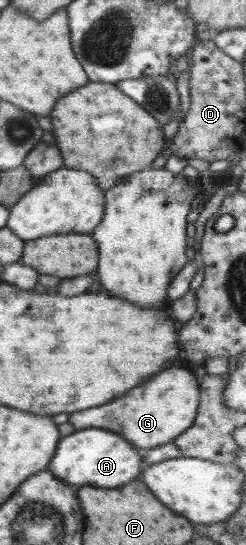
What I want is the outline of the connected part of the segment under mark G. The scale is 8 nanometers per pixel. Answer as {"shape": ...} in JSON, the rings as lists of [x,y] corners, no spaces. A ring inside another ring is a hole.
{"shape":[[[171,367],[155,377],[151,377],[143,387],[135,387],[127,395],[103,405],[91,407],[87,411],[73,413],[69,423],[77,429],[96,427],[121,433],[133,446],[139,447],[143,452],[151,448],[172,442],[186,429],[193,425],[199,407],[200,385],[193,379],[191,371],[181,367]]]}

